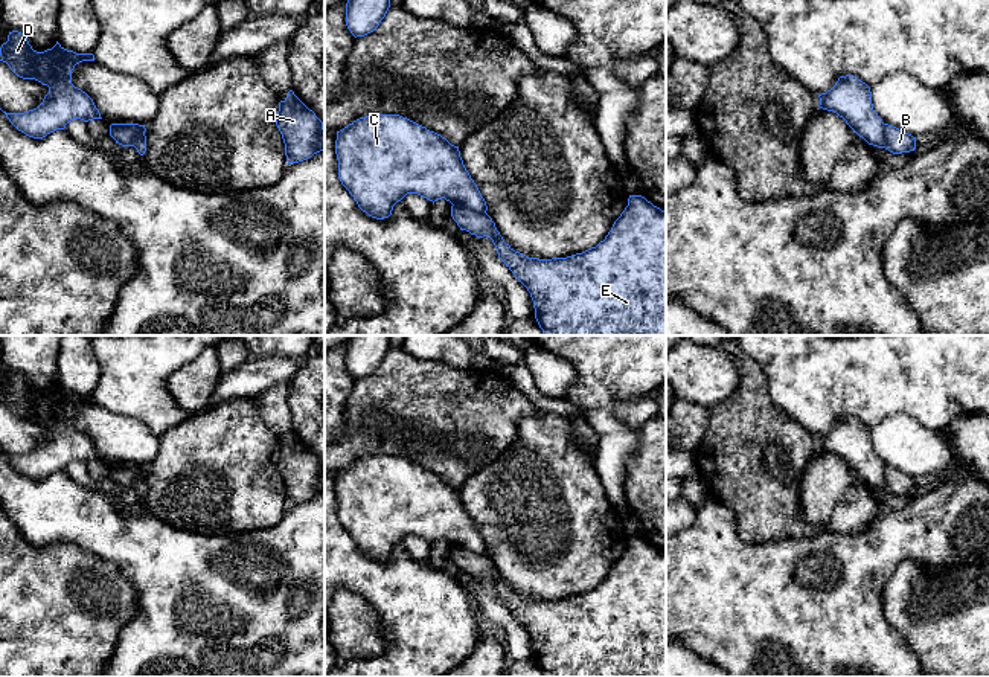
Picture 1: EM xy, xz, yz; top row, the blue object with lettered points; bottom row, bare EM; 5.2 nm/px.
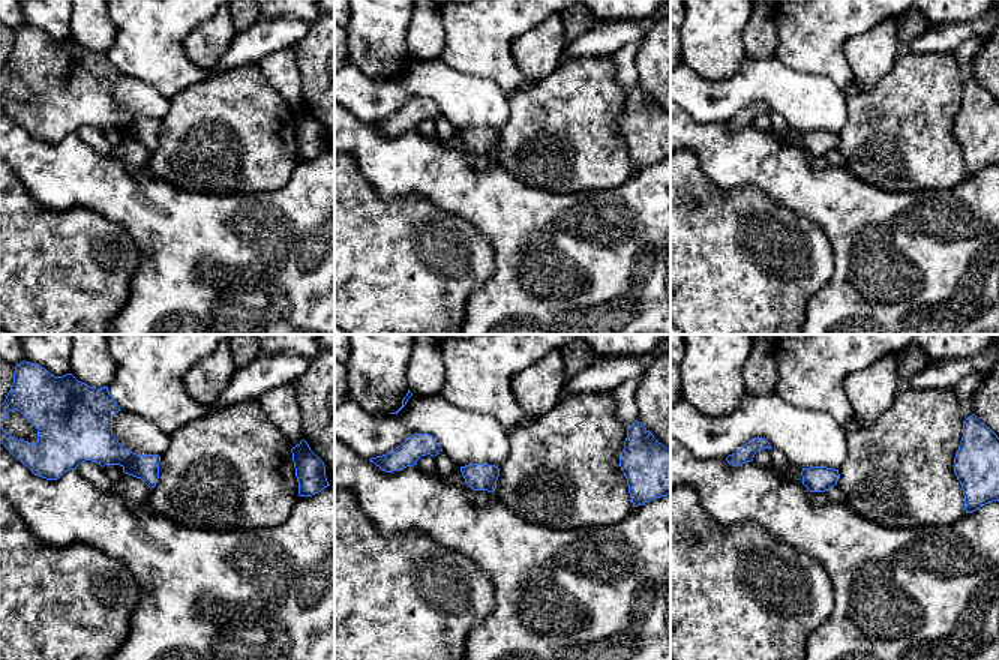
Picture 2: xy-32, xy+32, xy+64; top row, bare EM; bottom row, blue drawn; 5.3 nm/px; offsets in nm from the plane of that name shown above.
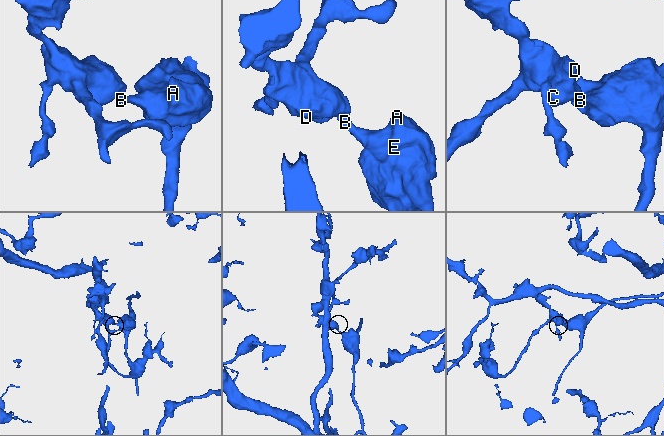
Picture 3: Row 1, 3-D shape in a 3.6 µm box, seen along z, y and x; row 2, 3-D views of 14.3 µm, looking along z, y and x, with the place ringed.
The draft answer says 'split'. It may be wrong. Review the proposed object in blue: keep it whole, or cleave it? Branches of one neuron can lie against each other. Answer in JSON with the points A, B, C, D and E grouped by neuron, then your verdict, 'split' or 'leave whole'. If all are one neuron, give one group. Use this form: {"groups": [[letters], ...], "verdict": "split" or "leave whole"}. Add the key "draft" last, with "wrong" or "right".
{"groups": [["A", "B", "E"], ["C", "D"]], "verdict": "split", "draft": "right"}

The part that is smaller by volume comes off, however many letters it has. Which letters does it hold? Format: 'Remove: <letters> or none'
Remove: A, B, E

